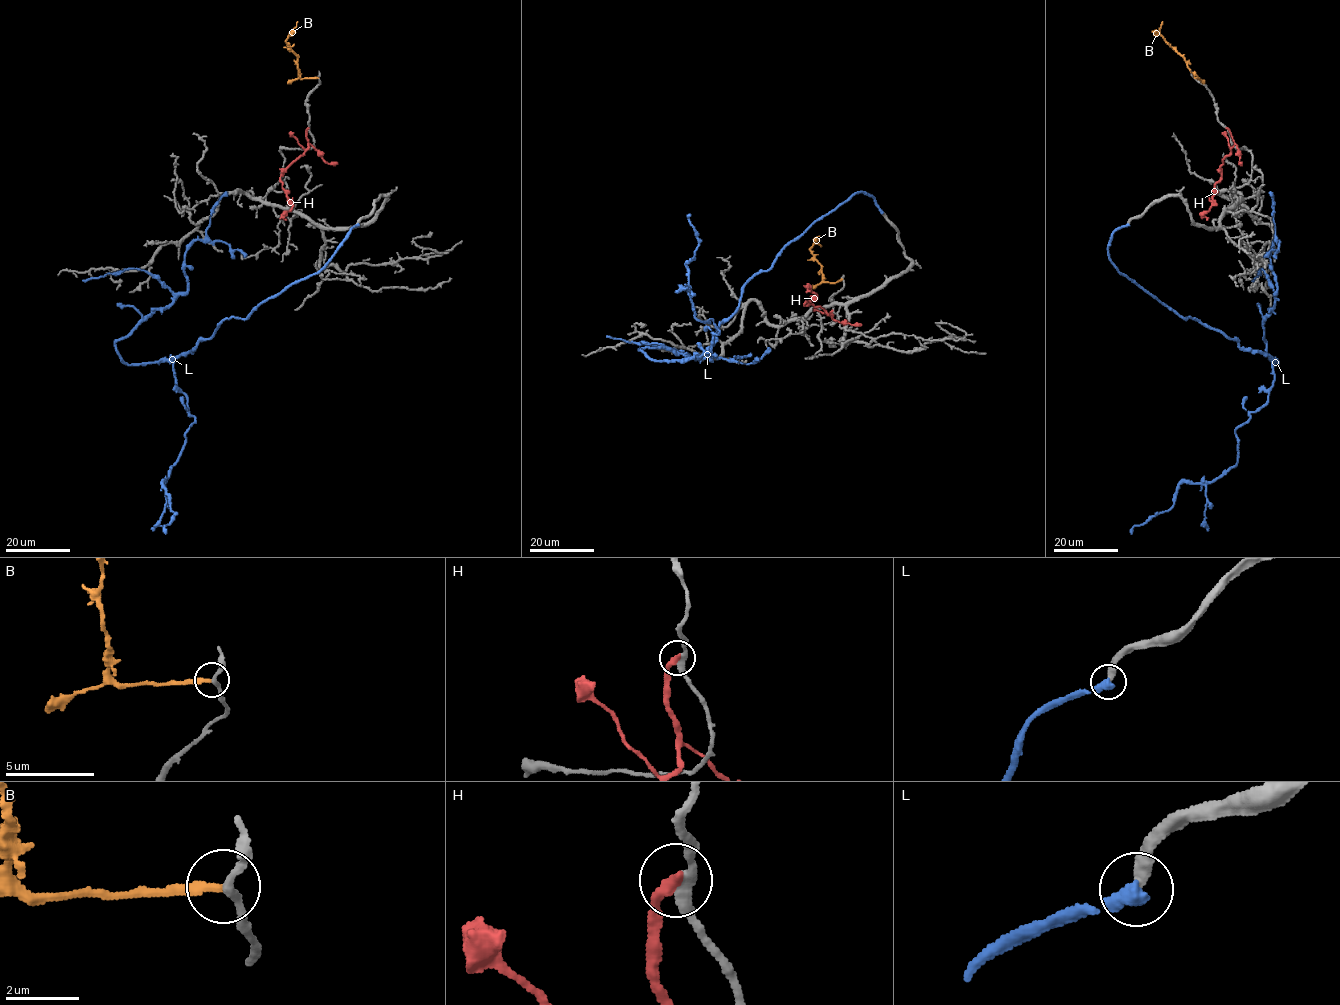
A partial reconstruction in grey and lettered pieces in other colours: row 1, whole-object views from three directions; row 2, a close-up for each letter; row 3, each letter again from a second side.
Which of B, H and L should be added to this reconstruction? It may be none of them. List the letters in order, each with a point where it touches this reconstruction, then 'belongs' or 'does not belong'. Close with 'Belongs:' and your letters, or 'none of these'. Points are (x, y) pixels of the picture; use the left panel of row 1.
B: meets grey at (317, 77); does not belong
H: meets grey at (308, 128); does not belong
L: meets grey at (357, 224); does not belong
Belongs: none of these

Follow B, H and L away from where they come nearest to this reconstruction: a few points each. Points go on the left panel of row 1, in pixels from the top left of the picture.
B: (317, 78), (299, 76), (297, 56), (286, 41), (297, 21)
H: (307, 128), (304, 153), (280, 176), (282, 188), (292, 206), (283, 216), (286, 220)
L: (357, 224), (246, 318), (127, 364), (116, 342), (187, 290), (185, 253), (226, 192)

